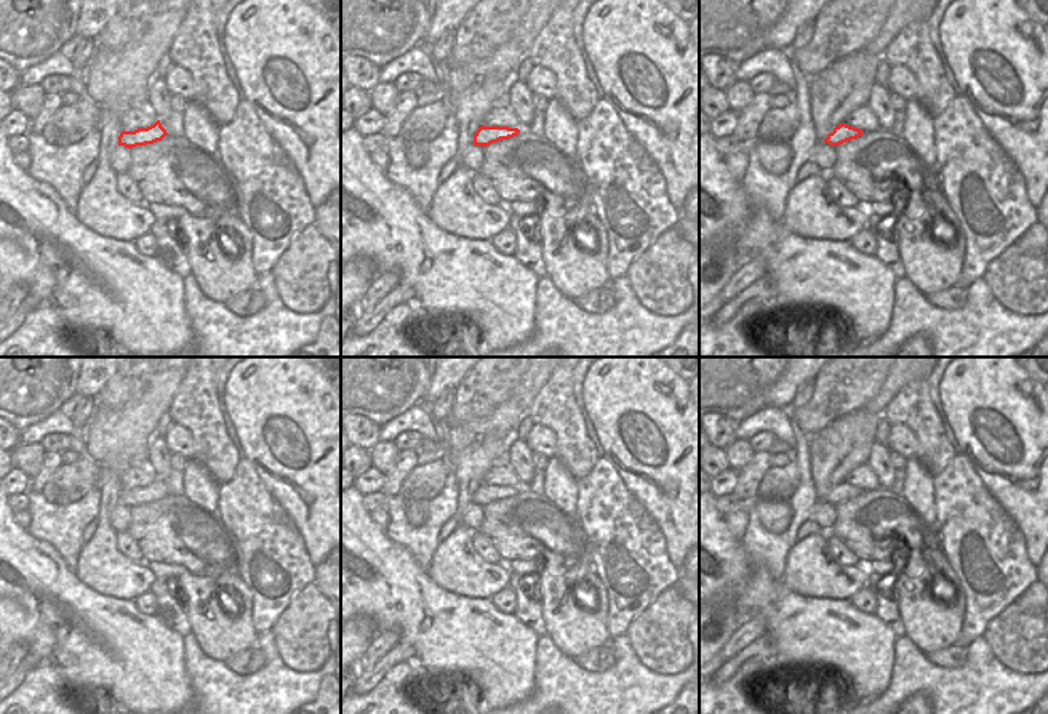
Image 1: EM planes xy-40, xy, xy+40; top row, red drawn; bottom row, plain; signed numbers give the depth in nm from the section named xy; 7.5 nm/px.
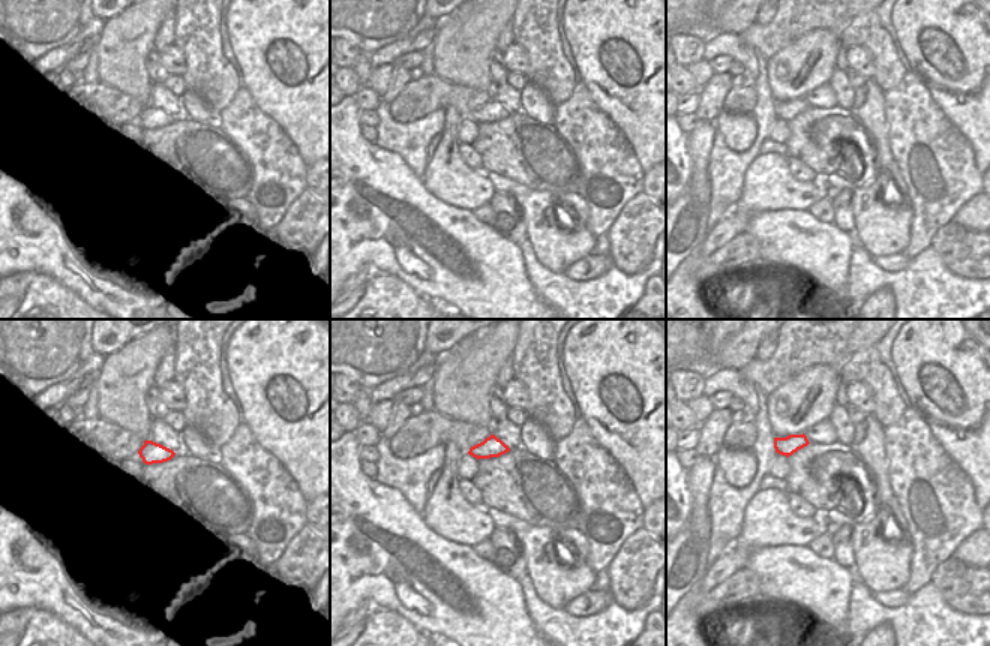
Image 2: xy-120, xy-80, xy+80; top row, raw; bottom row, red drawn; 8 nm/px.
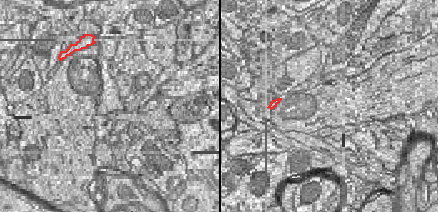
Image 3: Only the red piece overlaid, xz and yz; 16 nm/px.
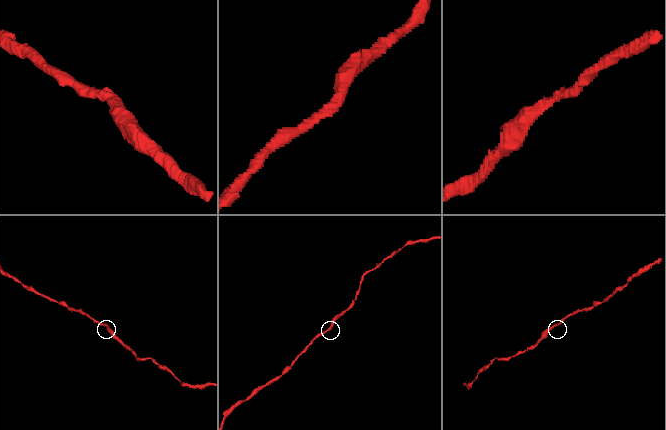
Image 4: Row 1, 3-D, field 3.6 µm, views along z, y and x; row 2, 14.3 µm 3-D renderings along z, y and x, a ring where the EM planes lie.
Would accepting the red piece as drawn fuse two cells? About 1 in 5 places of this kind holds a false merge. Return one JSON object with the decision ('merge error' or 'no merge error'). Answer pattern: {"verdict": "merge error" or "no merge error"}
{"verdict": "no merge error"}

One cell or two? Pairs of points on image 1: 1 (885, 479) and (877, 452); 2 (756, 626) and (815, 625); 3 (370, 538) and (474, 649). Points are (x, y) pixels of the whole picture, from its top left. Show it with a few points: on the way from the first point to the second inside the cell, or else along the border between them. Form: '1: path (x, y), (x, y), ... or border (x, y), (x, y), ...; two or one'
1: path (885, 473), (879, 458); one
2: border (765, 620), (751, 618), (738, 628); two
3: path (389, 565), (447, 623); one

